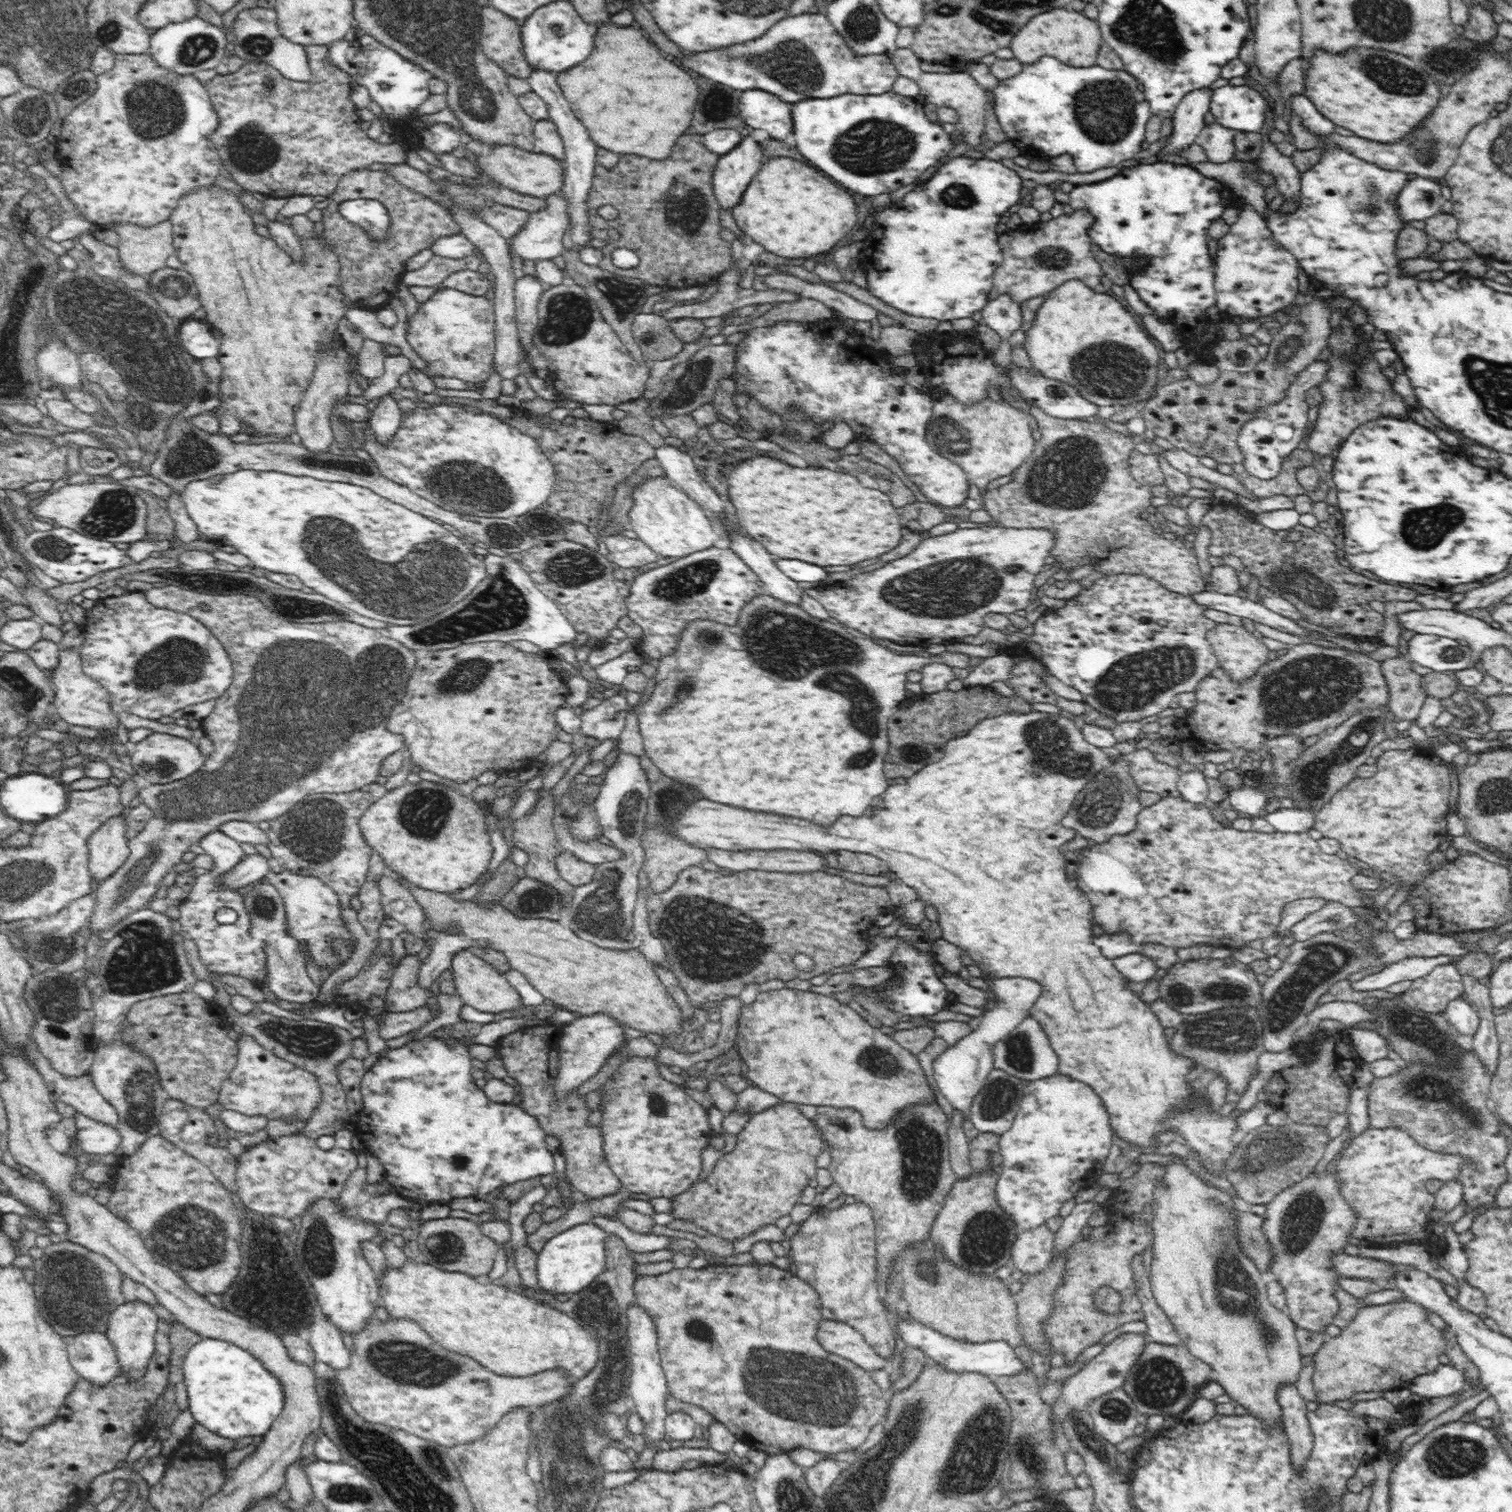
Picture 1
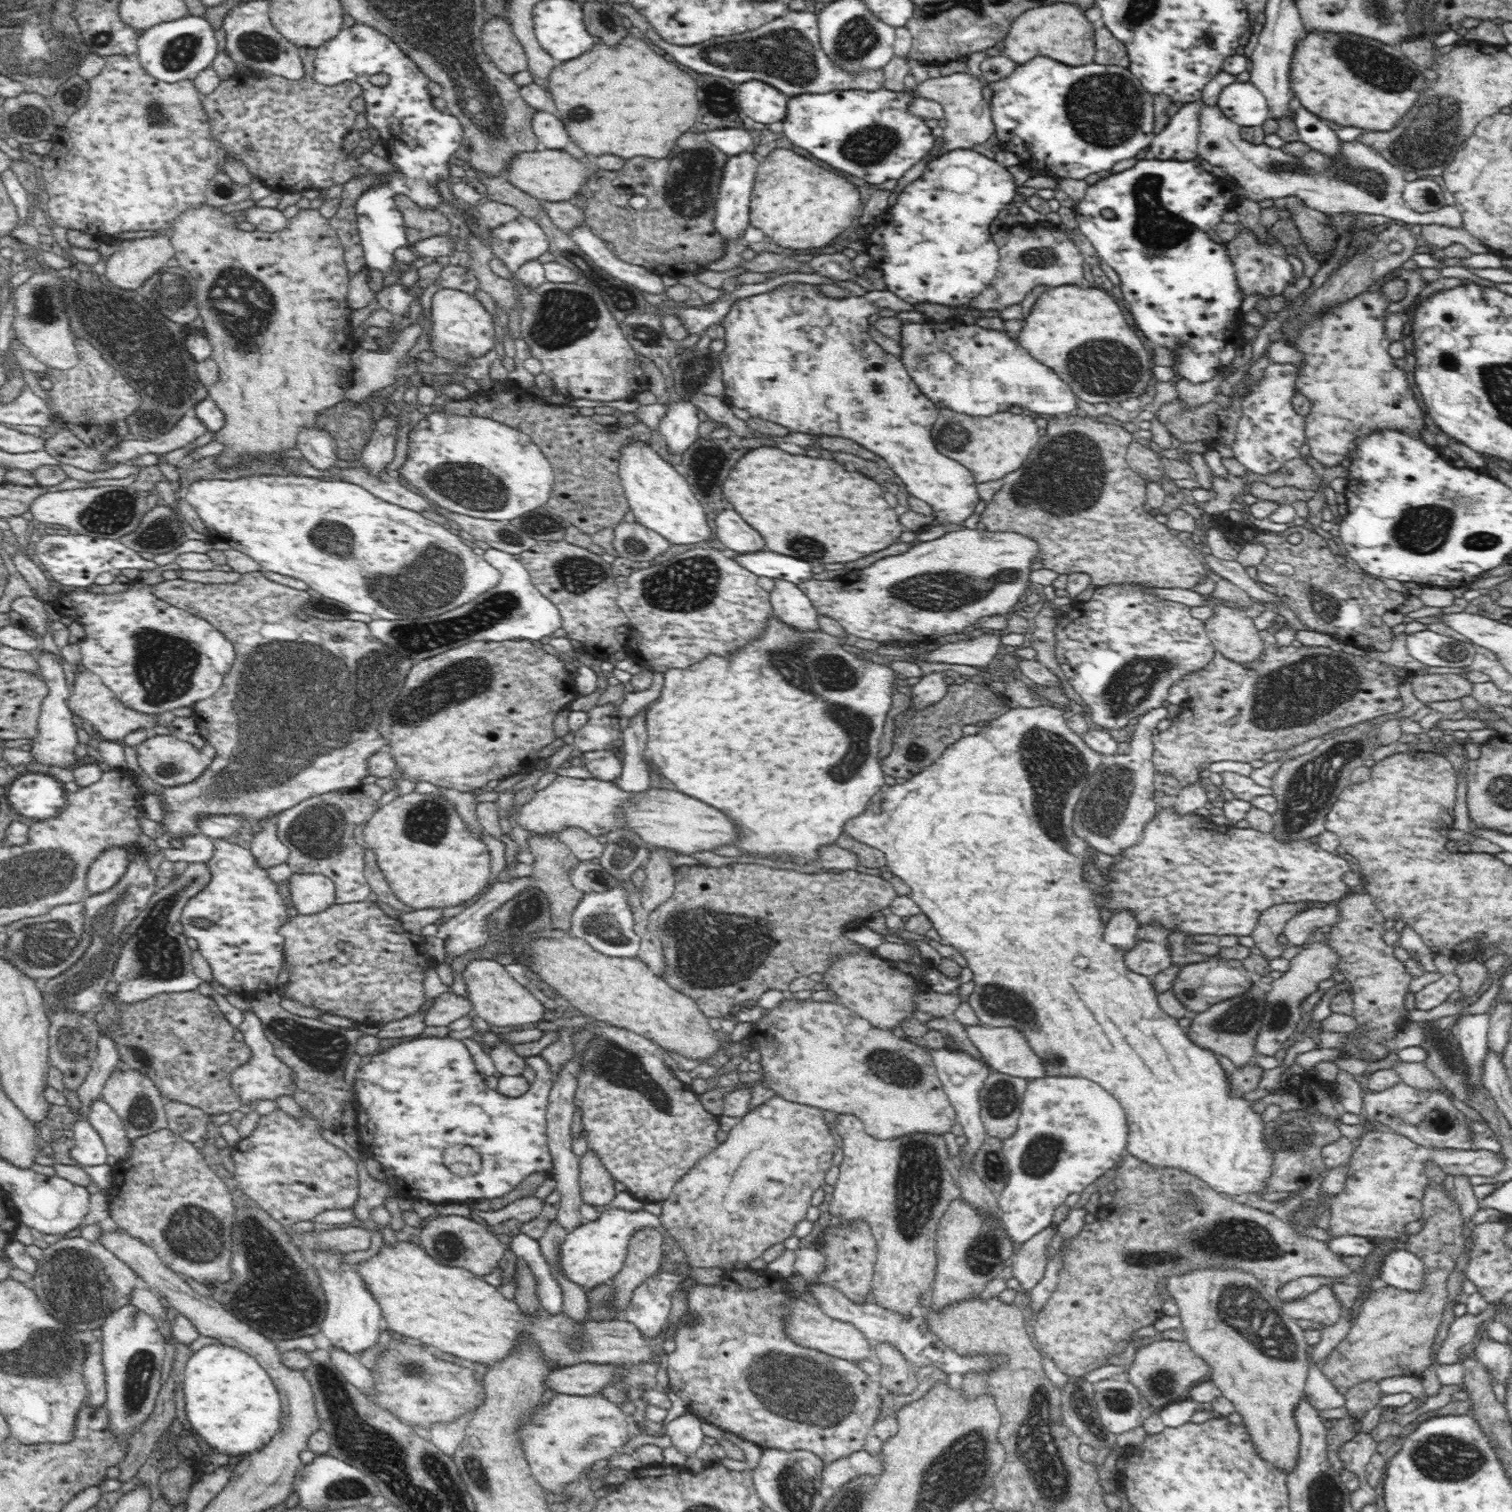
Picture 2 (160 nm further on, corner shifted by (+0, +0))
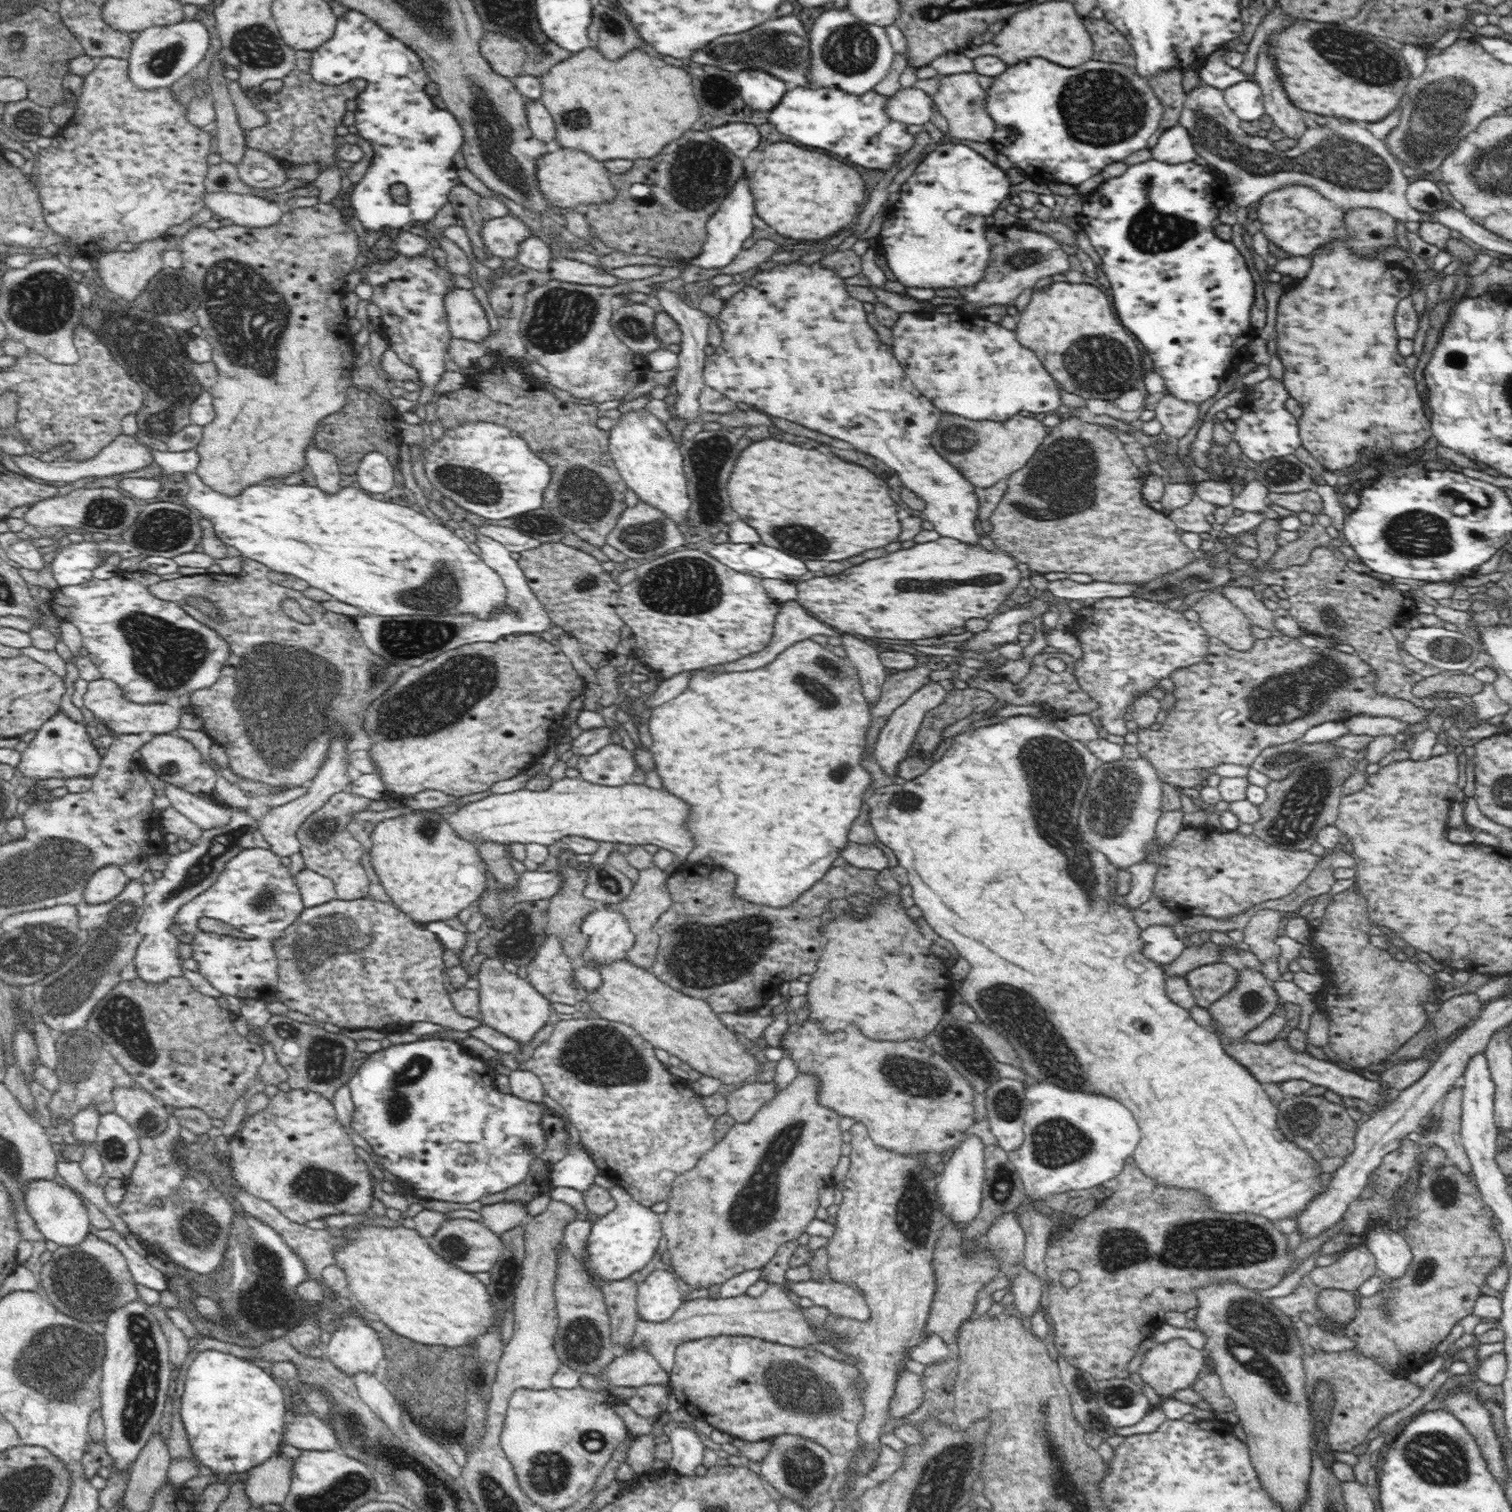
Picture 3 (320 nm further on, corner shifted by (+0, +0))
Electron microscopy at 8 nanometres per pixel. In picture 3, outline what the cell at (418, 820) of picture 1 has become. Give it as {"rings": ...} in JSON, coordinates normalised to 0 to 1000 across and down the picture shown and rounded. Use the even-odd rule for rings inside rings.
{"rings":[[[286,535],[274,536],[274,538],[254,542],[253,543],[250,544],[245,552],[245,556],[246,556],[246,561],[244,563],[245,565],[245,571],[248,575],[248,577],[250,579],[253,587],[256,590],[256,592],[258,593],[259,598],[263,600],[267,604],[269,604],[271,607],[273,607],[275,610],[287,610],[296,608],[297,607],[300,607],[300,606],[302,606],[305,602],[307,602],[307,601],[311,599],[311,598],[314,597],[313,595],[315,595],[315,594],[316,594],[316,593],[321,589],[322,573],[319,567],[317,565],[315,559],[304,554],[300,550],[300,548],[297,546],[297,544],[295,544],[295,542],[293,540],[294,538],[288,538],[288,536],[286,536]]]}

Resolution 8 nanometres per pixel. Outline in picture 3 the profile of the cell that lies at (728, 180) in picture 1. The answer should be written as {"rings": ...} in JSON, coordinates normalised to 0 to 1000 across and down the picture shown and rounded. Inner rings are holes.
{"rings":[[[492,118],[488,119],[487,123],[485,123],[483,128],[476,134],[475,140],[468,147],[468,157],[464,163],[465,166],[455,172],[457,175],[463,176],[463,177],[479,177],[488,169],[491,161],[497,155],[499,151],[497,143],[499,142],[499,136],[496,122]]]}

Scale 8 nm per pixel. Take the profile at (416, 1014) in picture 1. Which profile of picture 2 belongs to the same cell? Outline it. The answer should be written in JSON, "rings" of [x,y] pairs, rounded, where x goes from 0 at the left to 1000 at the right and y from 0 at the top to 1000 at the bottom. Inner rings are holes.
{"rings":[[[296,655],[289,659],[285,666],[280,669],[280,677],[297,679],[308,671],[313,671],[312,662],[309,659],[303,659]]]}

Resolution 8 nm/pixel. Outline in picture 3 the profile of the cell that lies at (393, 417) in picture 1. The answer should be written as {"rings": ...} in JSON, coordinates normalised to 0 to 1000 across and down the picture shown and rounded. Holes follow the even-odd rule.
{"rings":[[[245,299],[237,304],[235,313],[239,324],[245,327],[255,327],[261,321],[261,309],[250,299]]]}

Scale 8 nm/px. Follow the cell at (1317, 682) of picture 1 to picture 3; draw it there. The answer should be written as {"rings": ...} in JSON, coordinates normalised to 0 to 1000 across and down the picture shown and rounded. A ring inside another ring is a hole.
{"rings":[[[843,419],[842,421],[837,423],[831,423],[829,427],[825,430],[825,431],[818,431],[814,430],[810,425],[804,421],[800,421],[800,423],[800,433],[796,438],[790,439],[789,440],[784,440],[784,442],[780,442],[778,443],[774,447],[774,450],[776,452],[776,467],[775,470],[772,471],[771,476],[769,478],[769,481],[767,483],[750,483],[750,485],[753,487],[753,490],[751,494],[753,496],[753,499],[757,501],[759,501],[760,504],[764,508],[765,513],[767,514],[768,517],[770,519],[774,519],[778,521],[792,521],[797,515],[797,511],[798,508],[805,507],[807,505],[819,505],[819,507],[825,507],[827,508],[829,502],[839,494],[853,491],[859,489],[862,486],[865,484],[868,481],[872,480],[876,478],[890,478],[890,476],[897,473],[906,474],[906,474],[920,474],[923,476],[929,477],[930,478],[942,478],[946,473],[942,469],[937,469],[931,464],[927,464],[927,462],[921,462],[917,460],[911,459],[910,457],[910,450],[911,446],[909,442],[903,438],[901,438],[899,435],[896,432],[889,433],[886,431],[883,429],[877,429],[871,427],[870,429],[866,429],[860,425],[858,423],[858,420],[854,421],[853,419]]]}

